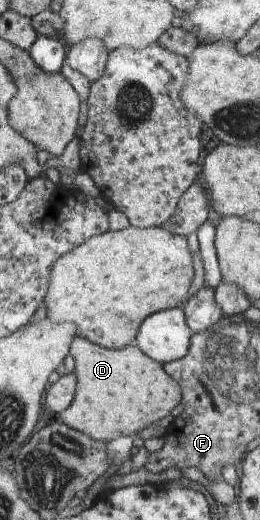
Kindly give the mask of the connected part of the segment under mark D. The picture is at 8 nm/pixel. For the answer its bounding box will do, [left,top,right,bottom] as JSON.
[60,335,183,443]

